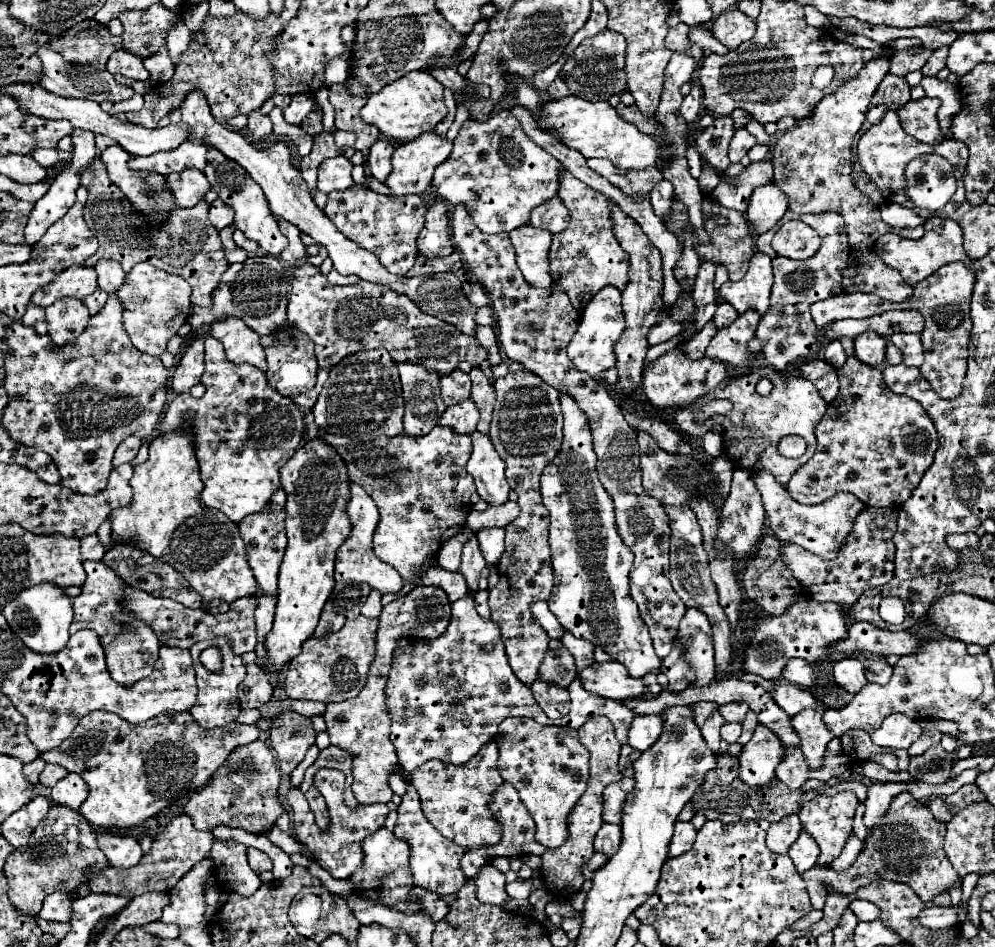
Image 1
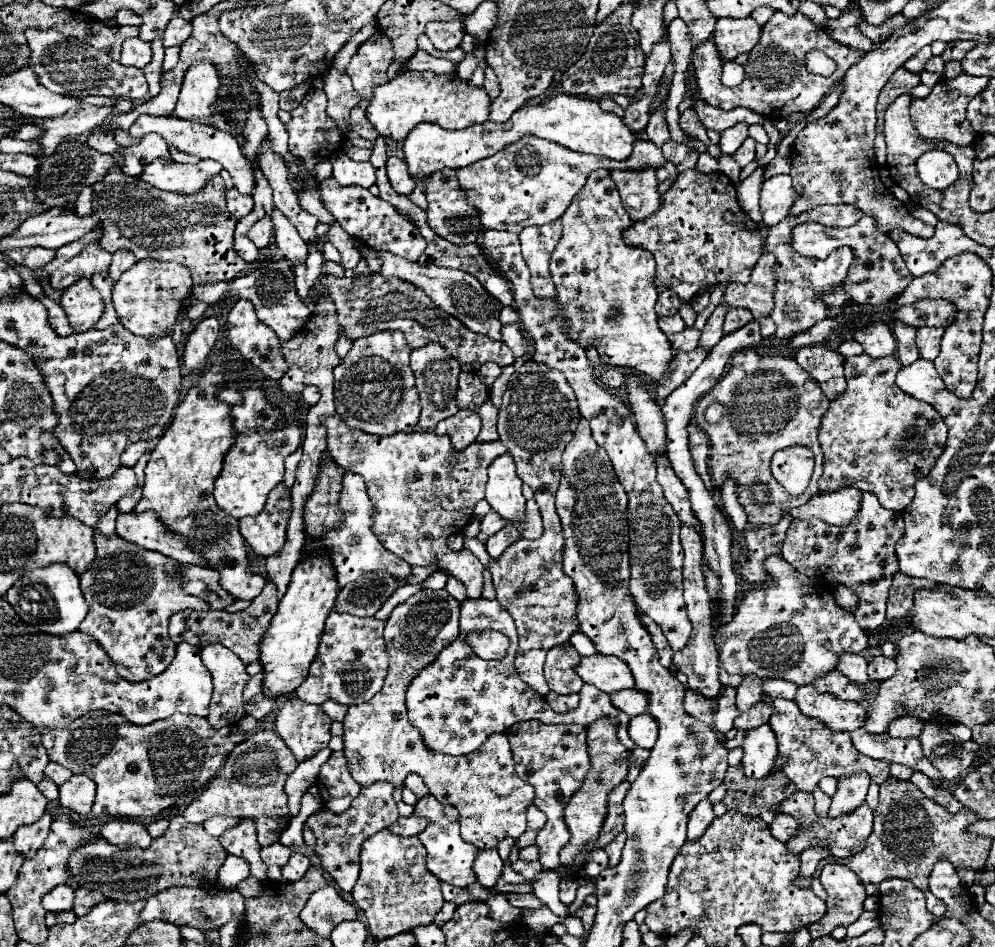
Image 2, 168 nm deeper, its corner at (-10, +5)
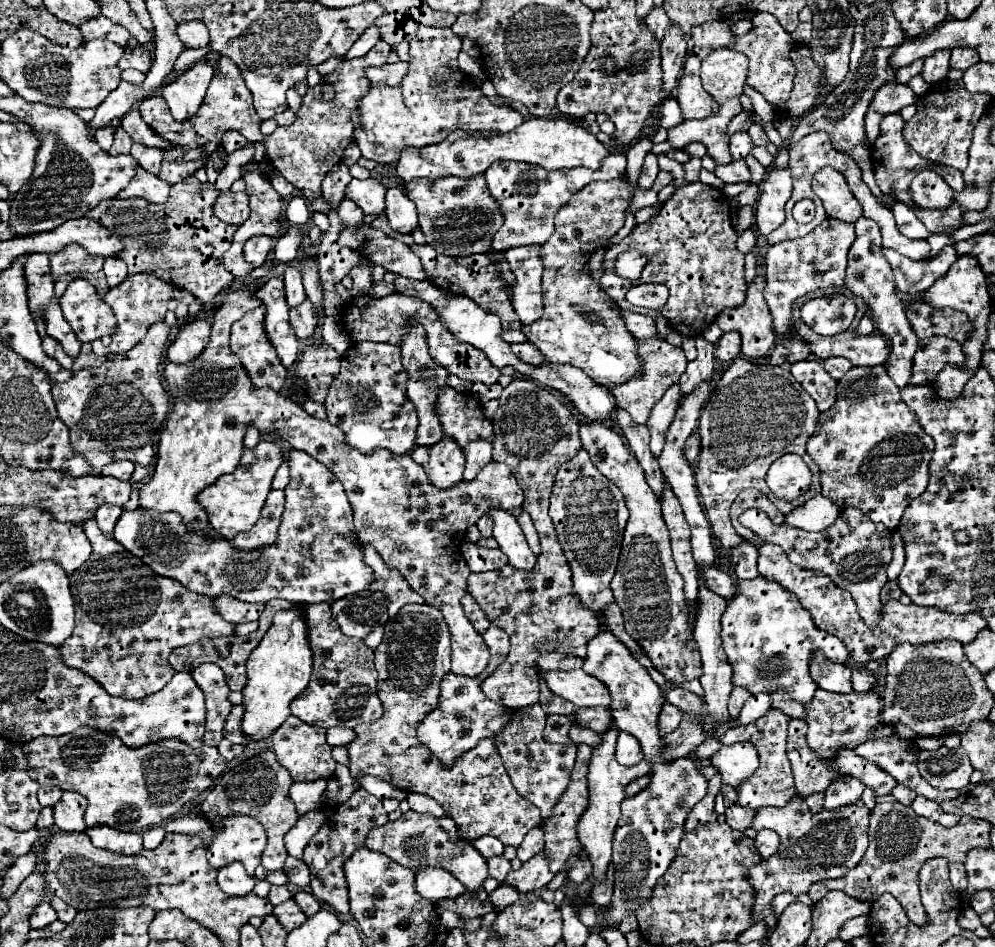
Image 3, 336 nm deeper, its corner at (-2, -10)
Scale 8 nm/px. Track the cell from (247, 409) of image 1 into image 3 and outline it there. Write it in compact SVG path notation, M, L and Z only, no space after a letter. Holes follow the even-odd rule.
M261 441L253 451L245 449L241 463L237 465L237 469L231 475L219 477L213 485L205 487L201 491L201 495L197 495L199 505L207 513L209 525L223 539L233 539L237 533L247 531L257 523L257 519L261 515L261 507L267 499L267 493L271 491L271 481L281 463L283 463L281 449L271 441Z

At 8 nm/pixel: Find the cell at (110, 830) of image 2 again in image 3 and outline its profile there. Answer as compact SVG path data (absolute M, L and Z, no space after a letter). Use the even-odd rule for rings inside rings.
M95 825L87 829L93 845L99 849L107 849L121 855L137 855L143 849L143 837L139 833L125 833L111 829L107 825Z

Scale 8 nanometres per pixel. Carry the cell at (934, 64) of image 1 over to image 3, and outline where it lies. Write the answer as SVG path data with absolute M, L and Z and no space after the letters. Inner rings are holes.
M957 47L953 49L951 53L951 67L953 69L969 69L971 65L977 65L979 63L979 55L975 49L969 49L969 47Z

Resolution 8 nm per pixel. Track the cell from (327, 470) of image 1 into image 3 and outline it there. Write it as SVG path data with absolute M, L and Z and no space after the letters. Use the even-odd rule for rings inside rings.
M289 609L289 611L279 611L275 615L273 625L265 633L263 641L255 647L251 657L247 659L247 685L243 687L243 707L245 715L241 721L241 733L249 737L249 741L261 741L267 735L271 735L275 729L281 727L281 723L291 715L289 703L301 695L309 683L311 677L311 649L307 641L307 625L303 619L303 613L299 609Z

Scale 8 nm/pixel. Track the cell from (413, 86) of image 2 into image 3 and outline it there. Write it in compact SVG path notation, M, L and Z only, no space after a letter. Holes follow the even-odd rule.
M421 26L416 36L409 42L409 71L403 81L395 87L383 83L371 83L367 95L357 101L359 107L359 123L355 125L355 143L359 145L365 159L373 159L377 163L397 163L399 155L405 147L427 147L437 141L443 141L455 129L463 131L513 131L523 123L519 111L507 105L493 105L477 87L473 77L463 73L457 64L461 53L461 37L453 35L449 27Z

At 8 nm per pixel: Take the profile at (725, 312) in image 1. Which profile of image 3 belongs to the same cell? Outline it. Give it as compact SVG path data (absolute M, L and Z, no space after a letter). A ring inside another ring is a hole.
M735 331L723 333L723 337L715 345L715 357L719 361L731 361L739 355L741 355L741 337Z

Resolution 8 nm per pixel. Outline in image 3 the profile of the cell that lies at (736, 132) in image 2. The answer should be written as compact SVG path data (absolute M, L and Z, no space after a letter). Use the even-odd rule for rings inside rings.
M737 131L737 133L731 135L731 145L729 147L731 147L731 157L733 159L745 159L753 149L753 141L751 141L747 131Z

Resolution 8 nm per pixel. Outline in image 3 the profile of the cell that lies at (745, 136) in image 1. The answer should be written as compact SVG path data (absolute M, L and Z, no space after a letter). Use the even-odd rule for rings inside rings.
M733 161L729 165L719 165L715 167L715 175L723 183L749 183L751 181L751 173L745 161Z

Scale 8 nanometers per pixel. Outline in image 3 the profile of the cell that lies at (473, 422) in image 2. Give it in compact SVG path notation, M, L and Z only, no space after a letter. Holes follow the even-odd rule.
M441 439L433 447L415 447L411 457L425 469L429 481L437 489L449 489L455 483L463 481L463 449L457 447L451 439Z

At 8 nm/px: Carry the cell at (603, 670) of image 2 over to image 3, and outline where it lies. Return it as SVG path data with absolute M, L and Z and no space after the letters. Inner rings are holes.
M583 669L547 671L543 677L555 695L571 701L577 707L607 707L611 703L607 687L599 679L585 675Z

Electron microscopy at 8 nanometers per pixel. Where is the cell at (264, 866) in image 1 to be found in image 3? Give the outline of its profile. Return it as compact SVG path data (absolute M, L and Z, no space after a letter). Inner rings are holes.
M259 867L257 879L267 879L271 885L285 885L287 883L287 875L283 871L267 871L263 867Z

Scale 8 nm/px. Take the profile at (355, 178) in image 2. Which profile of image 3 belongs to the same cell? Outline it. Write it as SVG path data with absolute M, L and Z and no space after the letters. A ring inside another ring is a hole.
M353 179L347 187L347 197L351 197L365 215L379 217L385 211L387 189L377 179Z

